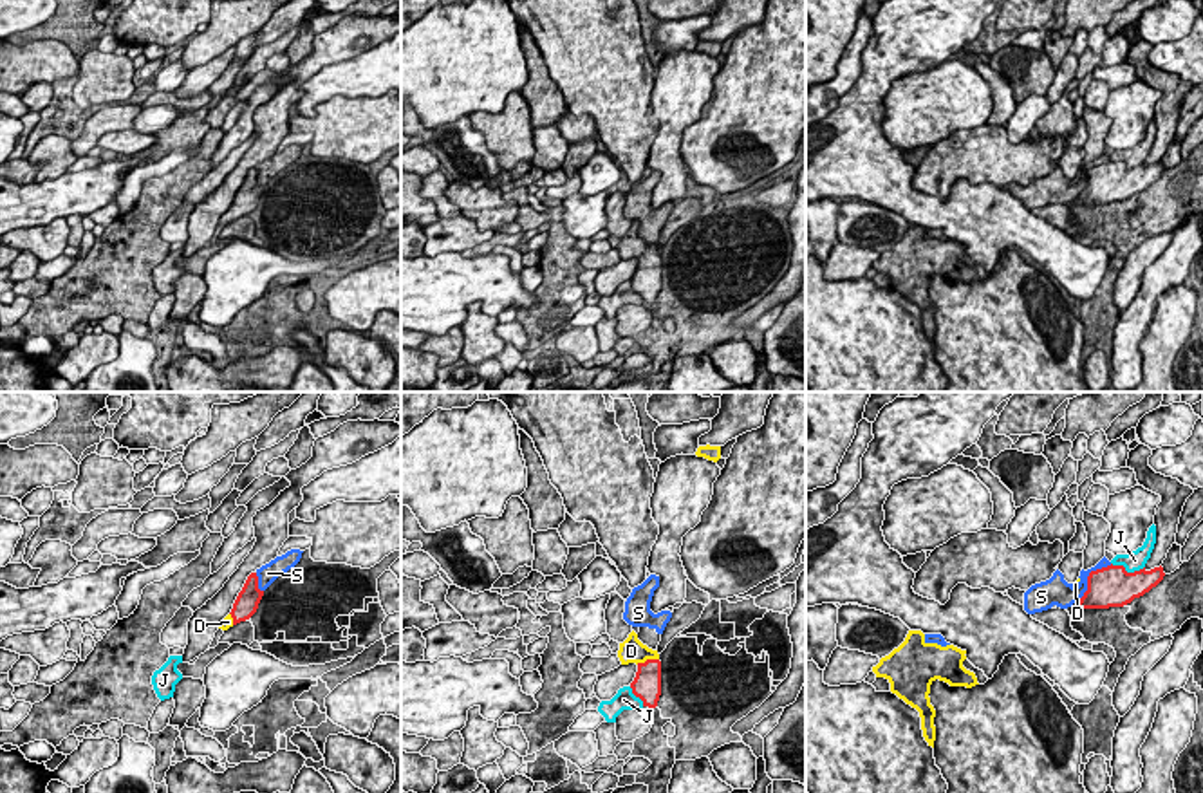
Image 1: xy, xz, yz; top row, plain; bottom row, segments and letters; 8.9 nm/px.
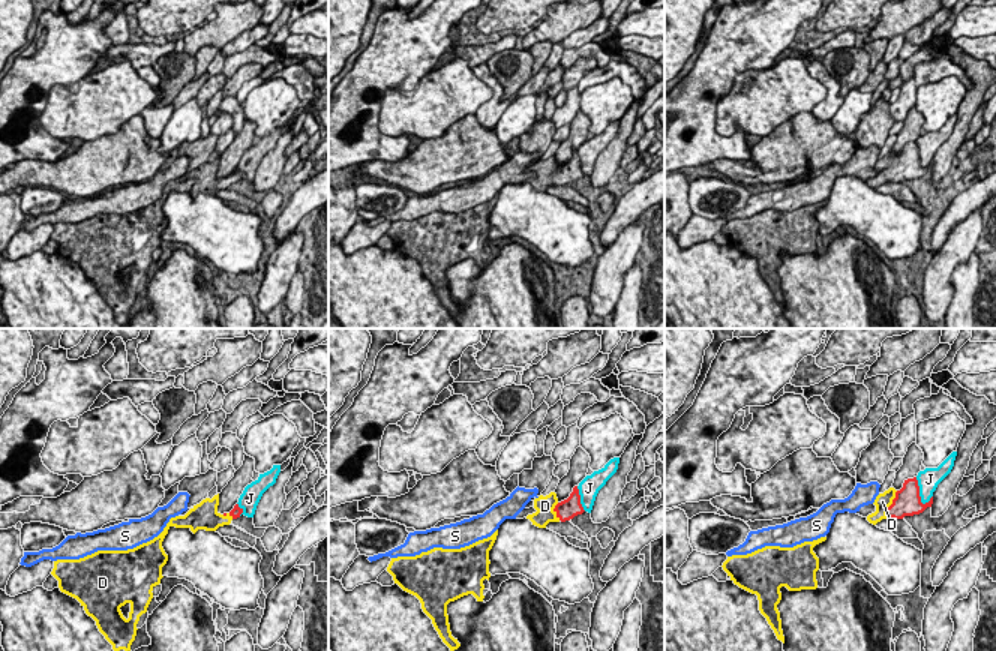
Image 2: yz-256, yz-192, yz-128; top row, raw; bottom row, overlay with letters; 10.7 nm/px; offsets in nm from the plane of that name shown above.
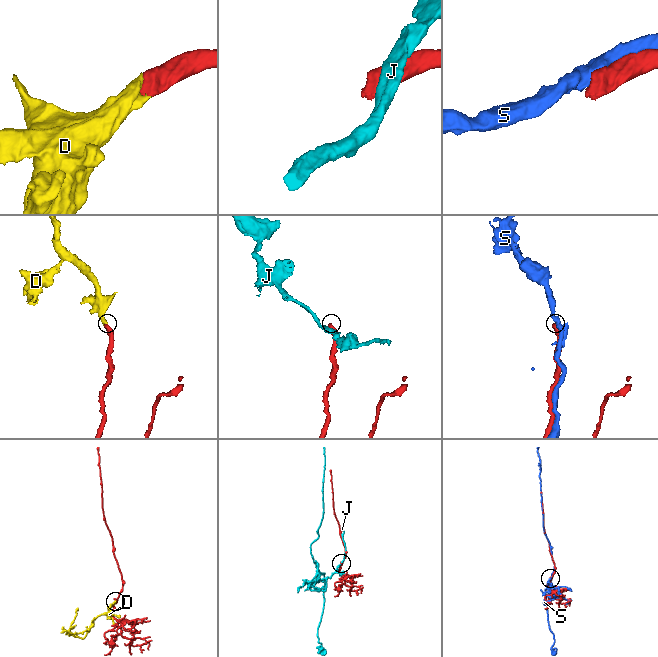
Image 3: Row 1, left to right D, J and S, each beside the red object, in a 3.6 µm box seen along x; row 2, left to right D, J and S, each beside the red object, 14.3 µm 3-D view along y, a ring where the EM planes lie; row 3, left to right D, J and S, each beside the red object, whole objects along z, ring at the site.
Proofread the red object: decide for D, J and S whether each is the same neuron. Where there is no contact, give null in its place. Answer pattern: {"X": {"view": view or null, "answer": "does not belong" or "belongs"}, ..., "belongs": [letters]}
{"D": {"view": "xz", "answer": "belongs"}, "J": {"view": "yz", "answer": "does not belong"}, "S": {"view": "yz", "answer": "does not belong"}, "belongs": ["D"]}

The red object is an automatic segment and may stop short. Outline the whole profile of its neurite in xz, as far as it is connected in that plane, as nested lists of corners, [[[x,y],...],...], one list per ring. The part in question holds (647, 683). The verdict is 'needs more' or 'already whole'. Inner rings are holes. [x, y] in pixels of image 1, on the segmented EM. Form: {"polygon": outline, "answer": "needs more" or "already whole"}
{"polygon": [[[632,630],[620,643],[618,658],[621,665],[638,665],[636,677],[630,683],[632,694],[643,701],[643,706],[656,708],[661,695],[661,661],[657,650],[643,645]]], "answer": "needs more"}

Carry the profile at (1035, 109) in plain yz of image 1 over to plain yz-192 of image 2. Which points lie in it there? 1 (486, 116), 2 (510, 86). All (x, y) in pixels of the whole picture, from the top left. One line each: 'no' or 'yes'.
1: no
2: no

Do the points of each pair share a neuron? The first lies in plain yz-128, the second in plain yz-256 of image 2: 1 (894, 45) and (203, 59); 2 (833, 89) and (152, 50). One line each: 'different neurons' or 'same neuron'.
1: different neurons
2: different neurons

